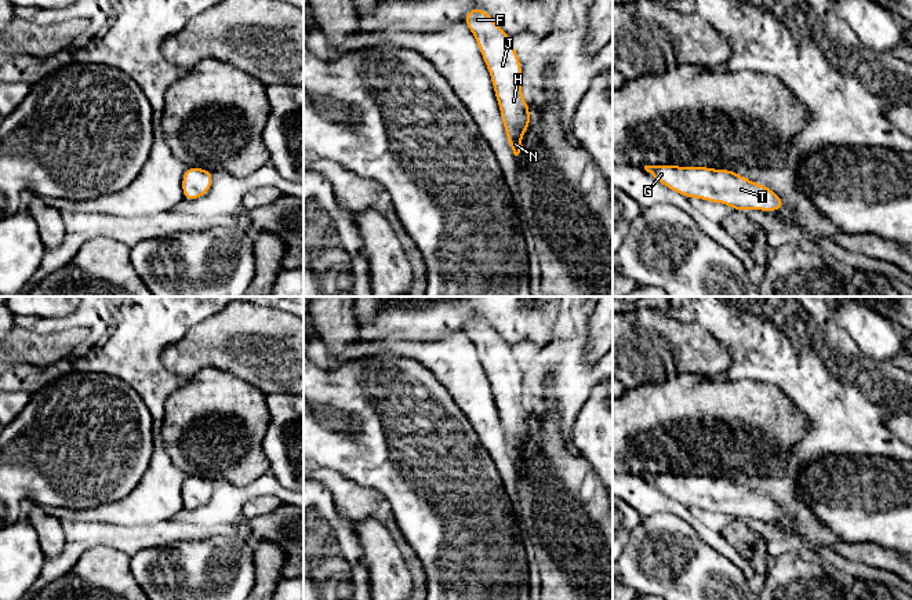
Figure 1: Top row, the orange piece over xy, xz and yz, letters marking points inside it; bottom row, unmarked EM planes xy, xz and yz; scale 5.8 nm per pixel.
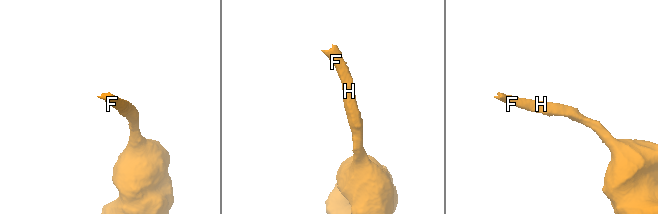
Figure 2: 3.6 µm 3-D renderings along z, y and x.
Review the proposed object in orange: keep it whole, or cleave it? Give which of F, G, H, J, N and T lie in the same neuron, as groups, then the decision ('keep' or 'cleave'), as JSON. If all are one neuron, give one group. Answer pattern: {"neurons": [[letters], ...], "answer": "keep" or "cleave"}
{"neurons": [["F", "G", "H", "J", "N", "T"]], "answer": "keep"}

